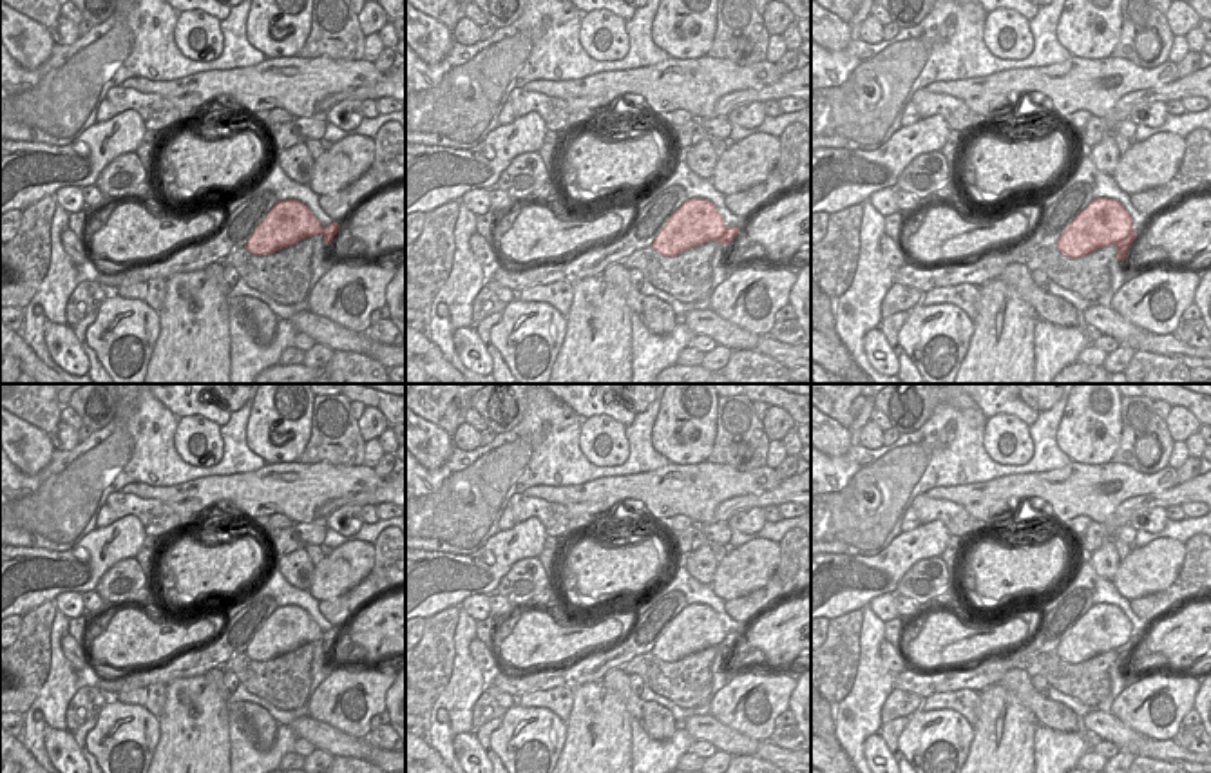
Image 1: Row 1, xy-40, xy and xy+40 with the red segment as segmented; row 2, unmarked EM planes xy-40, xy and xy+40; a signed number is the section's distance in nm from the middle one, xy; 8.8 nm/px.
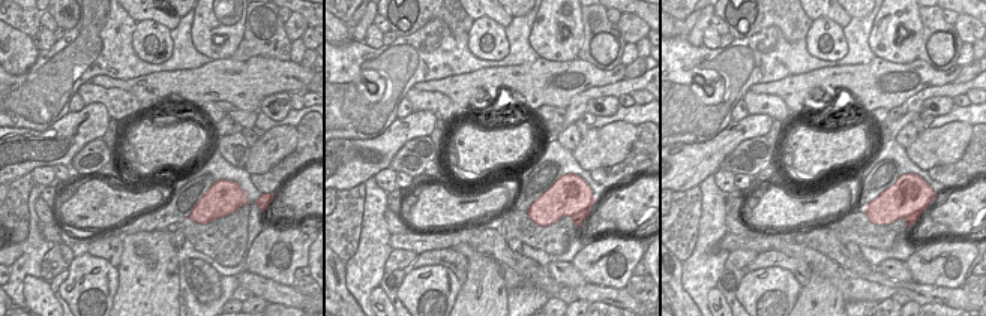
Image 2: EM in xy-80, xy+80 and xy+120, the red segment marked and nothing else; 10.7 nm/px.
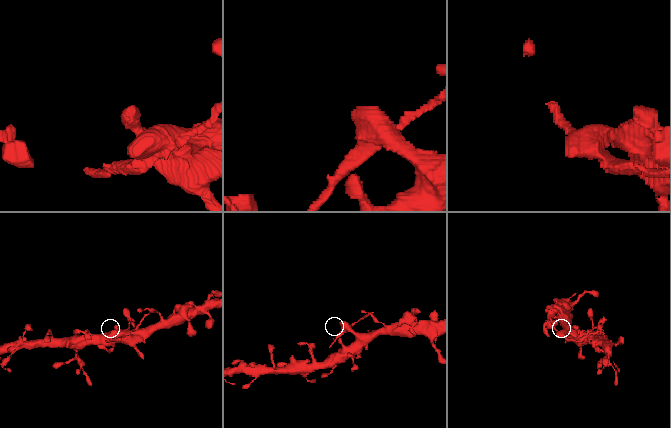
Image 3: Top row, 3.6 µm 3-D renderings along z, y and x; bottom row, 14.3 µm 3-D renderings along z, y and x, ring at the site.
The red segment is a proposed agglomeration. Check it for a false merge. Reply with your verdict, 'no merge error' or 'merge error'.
merge error

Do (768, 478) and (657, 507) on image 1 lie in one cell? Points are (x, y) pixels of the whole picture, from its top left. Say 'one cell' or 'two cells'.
one cell

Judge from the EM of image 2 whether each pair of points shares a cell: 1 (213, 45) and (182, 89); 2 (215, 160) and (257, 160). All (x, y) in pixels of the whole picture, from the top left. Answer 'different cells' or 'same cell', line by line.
1: different cells
2: different cells

